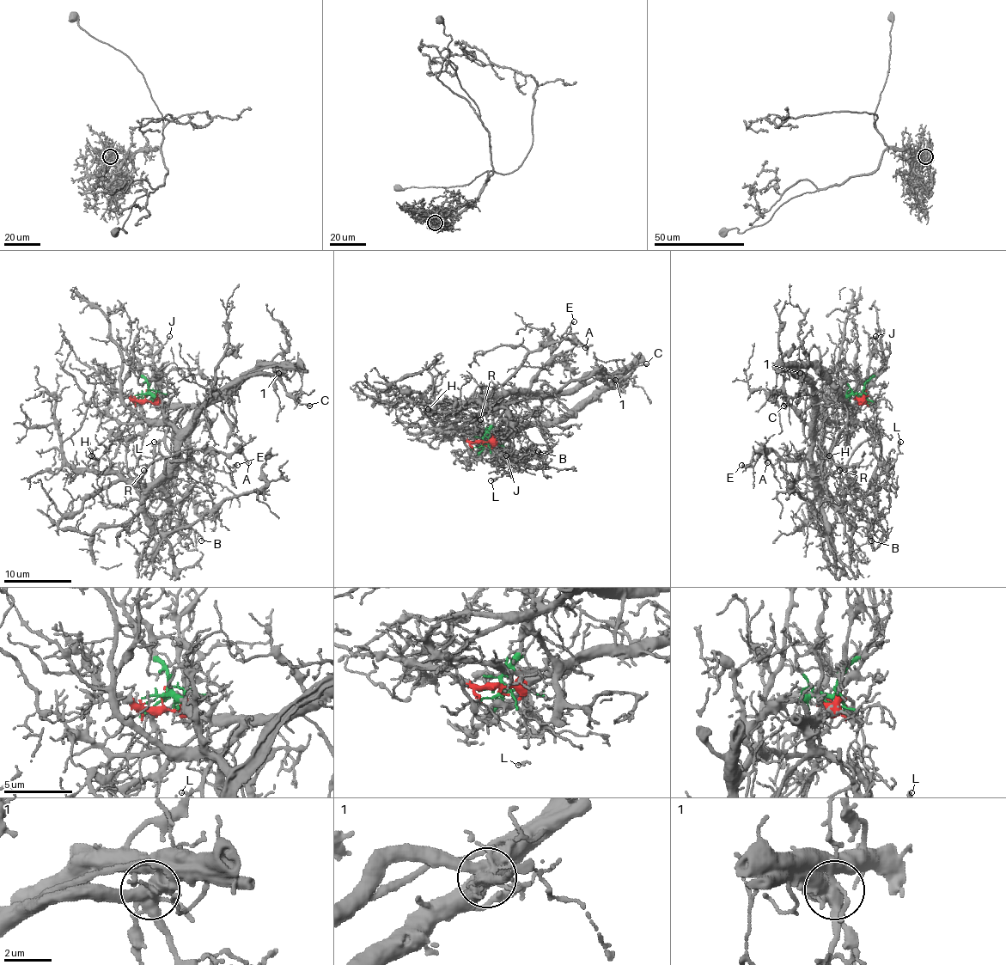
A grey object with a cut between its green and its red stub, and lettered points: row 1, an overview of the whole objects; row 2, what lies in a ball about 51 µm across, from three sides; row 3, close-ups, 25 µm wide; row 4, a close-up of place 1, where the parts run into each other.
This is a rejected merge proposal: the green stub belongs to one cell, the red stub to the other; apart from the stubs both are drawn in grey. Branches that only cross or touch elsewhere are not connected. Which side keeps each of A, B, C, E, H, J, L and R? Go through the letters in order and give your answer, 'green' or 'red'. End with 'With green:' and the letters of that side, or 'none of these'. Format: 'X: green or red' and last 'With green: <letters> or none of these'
A: green
B: red
C: red
E: green
H: green
J: red
L: red
R: green
With green: A, E, H, R

